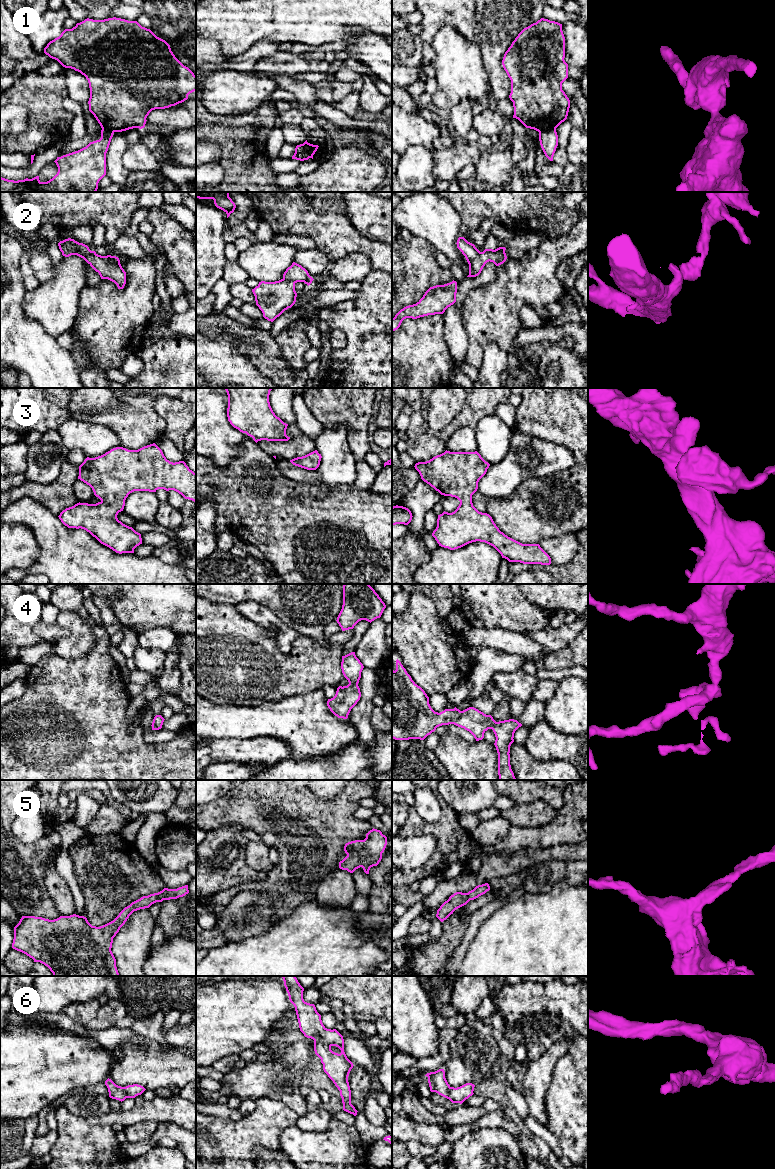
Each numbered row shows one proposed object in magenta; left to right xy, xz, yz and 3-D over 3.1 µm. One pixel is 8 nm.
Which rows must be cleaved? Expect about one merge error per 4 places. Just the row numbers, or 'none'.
1

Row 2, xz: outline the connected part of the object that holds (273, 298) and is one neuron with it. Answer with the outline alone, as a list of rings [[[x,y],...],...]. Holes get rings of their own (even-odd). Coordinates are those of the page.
[[[293,262],[286,269],[281,280],[275,282],[261,281],[252,289],[256,305],[262,311],[263,317],[273,322],[295,304],[297,297],[295,284],[304,282],[309,286],[313,280],[305,268]]]

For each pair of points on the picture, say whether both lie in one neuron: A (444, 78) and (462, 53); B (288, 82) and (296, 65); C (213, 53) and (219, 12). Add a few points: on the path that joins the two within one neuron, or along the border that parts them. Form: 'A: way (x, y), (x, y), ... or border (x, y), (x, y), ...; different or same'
A: way (450, 72), (457, 65), (457, 59); same
B: border (292, 76), (271, 77); different
C: border (206, 37), (213, 38), (228, 56); different

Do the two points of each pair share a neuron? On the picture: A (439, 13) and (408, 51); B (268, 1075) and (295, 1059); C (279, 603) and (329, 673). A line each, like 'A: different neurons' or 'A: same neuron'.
A: different neurons
B: same neuron
C: different neurons

